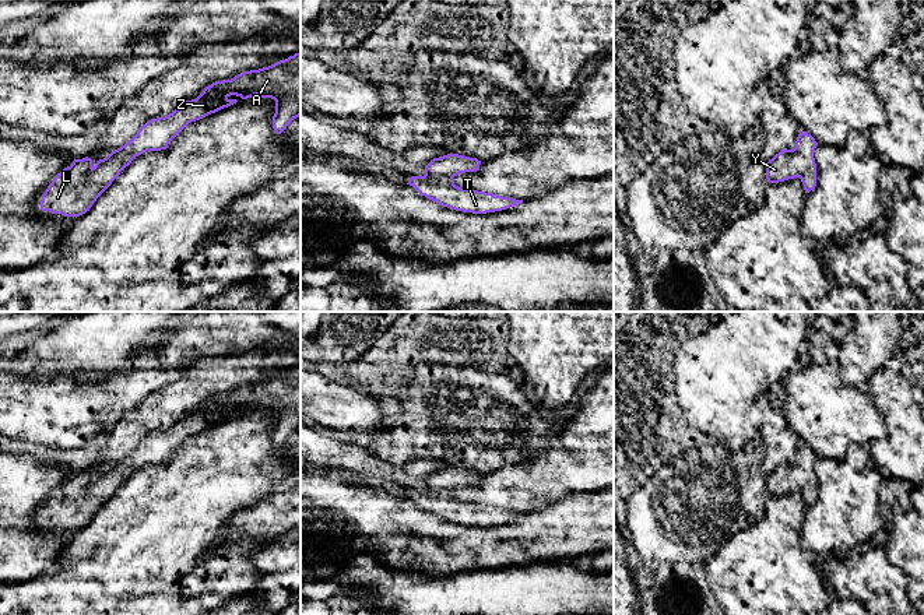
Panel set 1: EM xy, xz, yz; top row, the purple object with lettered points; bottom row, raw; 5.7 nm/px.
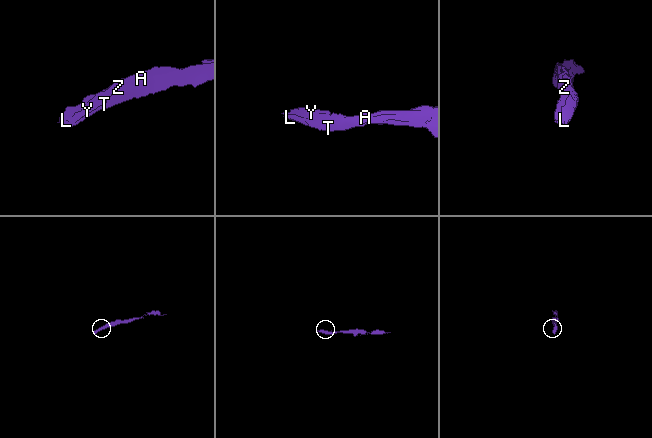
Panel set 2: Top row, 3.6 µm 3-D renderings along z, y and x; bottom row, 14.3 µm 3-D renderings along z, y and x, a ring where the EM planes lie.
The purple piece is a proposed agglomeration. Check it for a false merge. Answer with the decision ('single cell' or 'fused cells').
single cell

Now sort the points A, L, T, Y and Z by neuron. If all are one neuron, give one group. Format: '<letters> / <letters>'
A L T Y Z

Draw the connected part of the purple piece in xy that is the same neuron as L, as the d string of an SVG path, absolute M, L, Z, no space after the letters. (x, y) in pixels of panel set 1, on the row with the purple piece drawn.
M301 52L268 67L212 82L196 99L186 101L168 116L148 120L130 141L95 165L88 157L74 159L48 186L42 194L41 210L67 218L85 214L136 157L166 150L189 123L236 103L231 95L242 99L254 95L274 99L273 129L281 134L301 116Z

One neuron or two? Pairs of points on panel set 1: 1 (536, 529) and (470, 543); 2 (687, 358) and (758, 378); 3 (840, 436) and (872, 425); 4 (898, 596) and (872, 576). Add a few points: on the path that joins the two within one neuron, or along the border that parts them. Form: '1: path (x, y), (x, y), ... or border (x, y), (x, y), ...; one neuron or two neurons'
1: path (519, 536), (499, 536), (487, 543); one neuron
2: path (705, 364), (708, 366), (740, 366); one neuron
3: path (849, 428), (852, 425), (864, 425); one neuron
4: path (892, 591), (878, 582); one neuron

